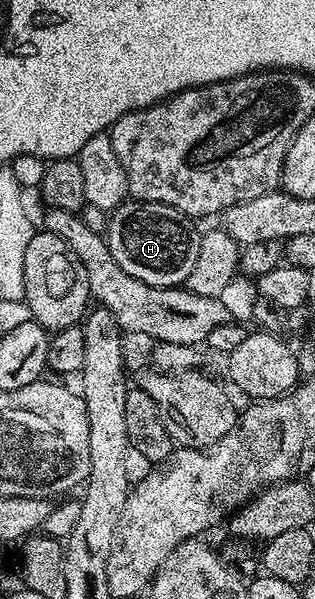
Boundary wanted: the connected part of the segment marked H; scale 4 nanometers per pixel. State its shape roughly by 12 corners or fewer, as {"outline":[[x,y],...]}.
{"outline":[[126,201],[107,241],[123,272],[181,286],[199,256],[194,223]]}

